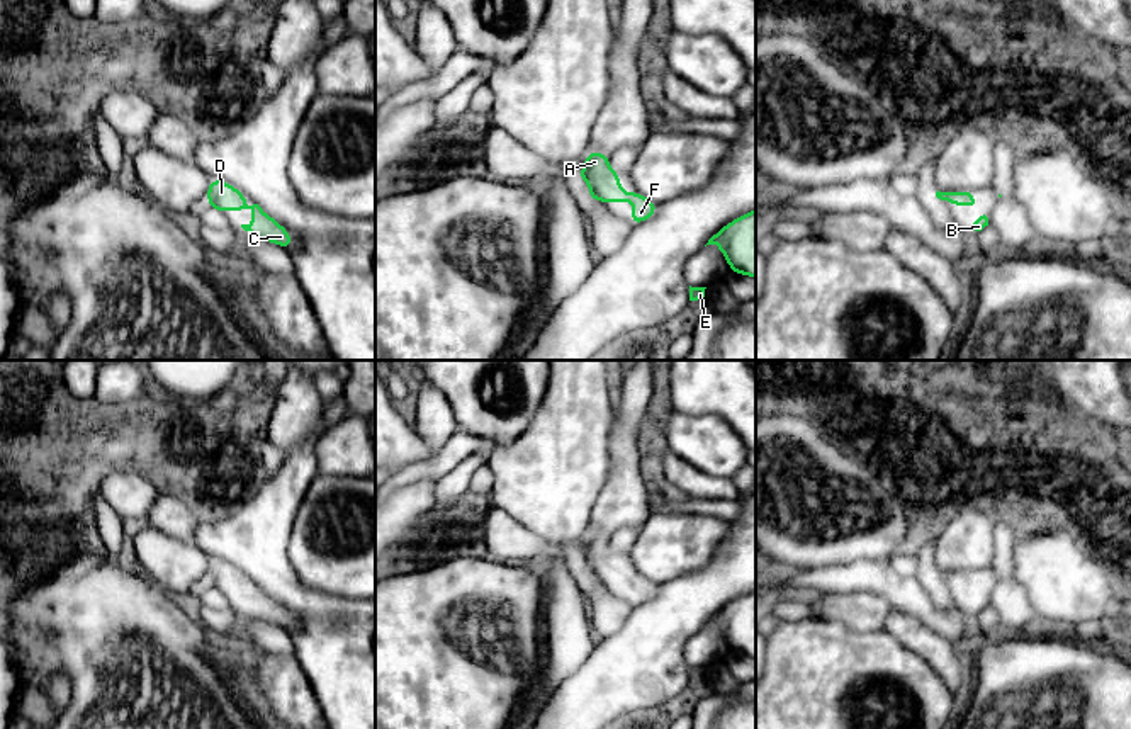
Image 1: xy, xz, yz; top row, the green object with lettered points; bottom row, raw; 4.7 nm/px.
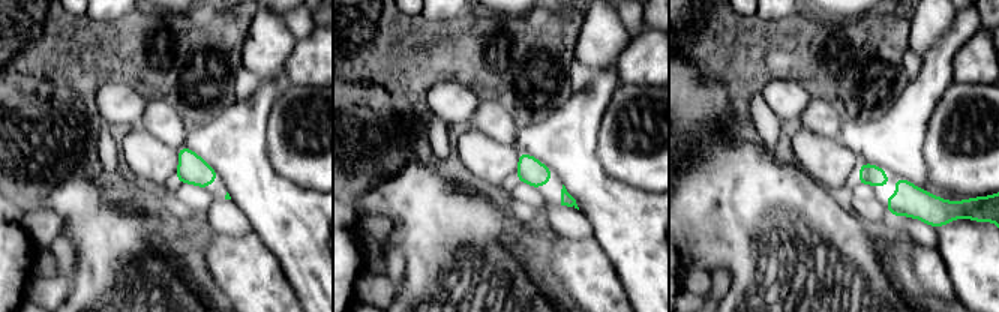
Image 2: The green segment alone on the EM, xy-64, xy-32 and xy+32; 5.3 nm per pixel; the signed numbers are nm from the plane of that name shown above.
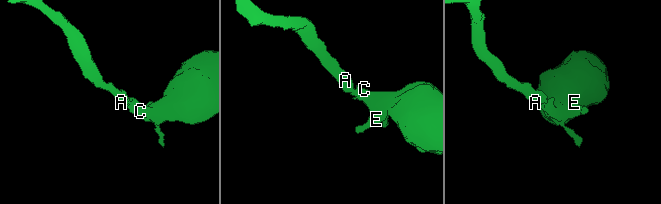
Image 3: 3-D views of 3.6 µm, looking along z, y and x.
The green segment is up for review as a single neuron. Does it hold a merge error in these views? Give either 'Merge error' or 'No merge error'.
No merge error

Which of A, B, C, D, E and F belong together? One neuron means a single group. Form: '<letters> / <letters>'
A B C D E F

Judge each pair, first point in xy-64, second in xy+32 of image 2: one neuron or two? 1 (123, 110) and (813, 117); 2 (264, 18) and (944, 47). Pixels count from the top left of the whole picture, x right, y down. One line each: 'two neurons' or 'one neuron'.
1: two neurons
2: two neurons

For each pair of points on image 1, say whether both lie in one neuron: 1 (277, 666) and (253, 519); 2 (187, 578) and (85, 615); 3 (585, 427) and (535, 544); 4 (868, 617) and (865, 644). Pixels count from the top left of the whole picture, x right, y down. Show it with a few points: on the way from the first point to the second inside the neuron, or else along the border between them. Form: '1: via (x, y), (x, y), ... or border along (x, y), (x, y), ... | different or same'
1: border along (292, 655), (306, 675), (311, 690) | different
2: border along (148, 576), (170, 593), (189, 602) | different
3: border along (515, 519), (545, 542), (549, 553), (539, 563) | different
4: border along (829, 619), (839, 621), (853, 631), (883, 629) | different

